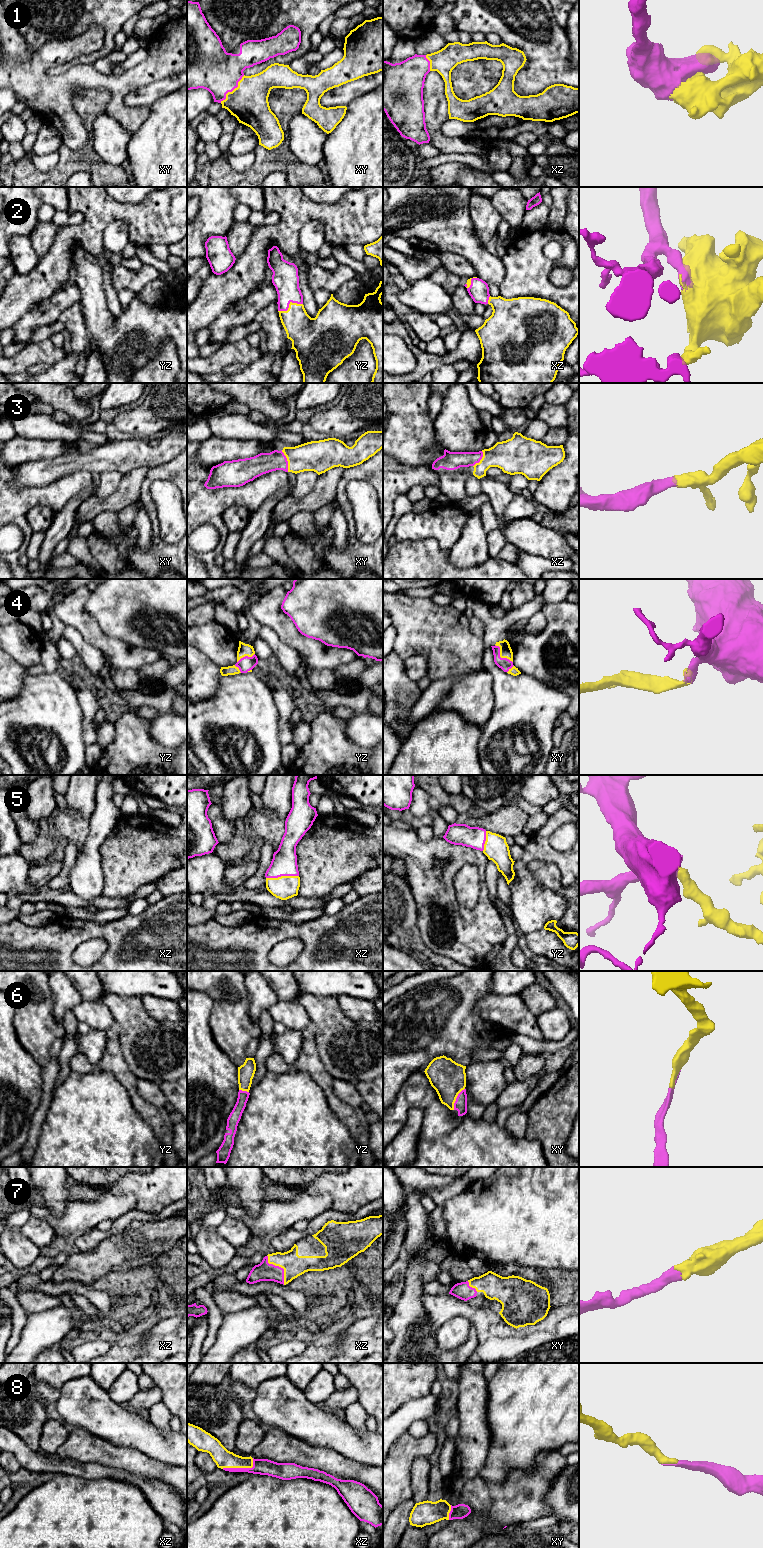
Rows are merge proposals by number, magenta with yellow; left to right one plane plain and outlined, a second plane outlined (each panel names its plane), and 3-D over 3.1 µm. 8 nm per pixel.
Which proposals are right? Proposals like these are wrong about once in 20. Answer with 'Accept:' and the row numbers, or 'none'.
Accept: 1, 2, 3, 4, 5, 6, 7, 8

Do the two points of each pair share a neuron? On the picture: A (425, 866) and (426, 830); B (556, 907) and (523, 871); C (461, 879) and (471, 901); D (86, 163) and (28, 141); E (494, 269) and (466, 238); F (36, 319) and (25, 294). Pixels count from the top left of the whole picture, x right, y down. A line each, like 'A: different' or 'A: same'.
A: different
B: same
C: same
D: different
E: same
F: different

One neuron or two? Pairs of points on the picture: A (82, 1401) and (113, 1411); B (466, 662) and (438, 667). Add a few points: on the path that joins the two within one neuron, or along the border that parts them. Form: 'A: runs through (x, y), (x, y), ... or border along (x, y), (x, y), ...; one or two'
A: runs through (90, 1408), (94, 1411), (105, 1411); one
B: runs through (459, 662), (445, 662); one

